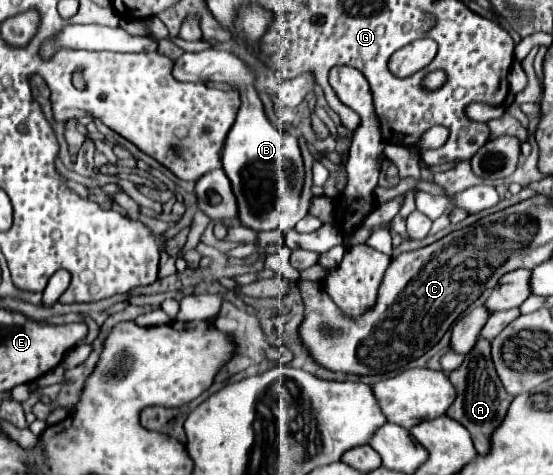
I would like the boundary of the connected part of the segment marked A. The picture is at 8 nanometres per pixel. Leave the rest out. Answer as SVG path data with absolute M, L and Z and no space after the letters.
M478 339L474 349L466 355L462 367L452 371L448 377L454 383L458 397L446 415L456 419L458 423L462 423L472 433L474 445L480 455L484 455L484 457L490 455L490 437L494 435L494 429L498 429L498 425L504 421L510 401L514 399L512 395L506 393L506 389L502 387L502 383L494 371L494 365L490 359L490 341Z

